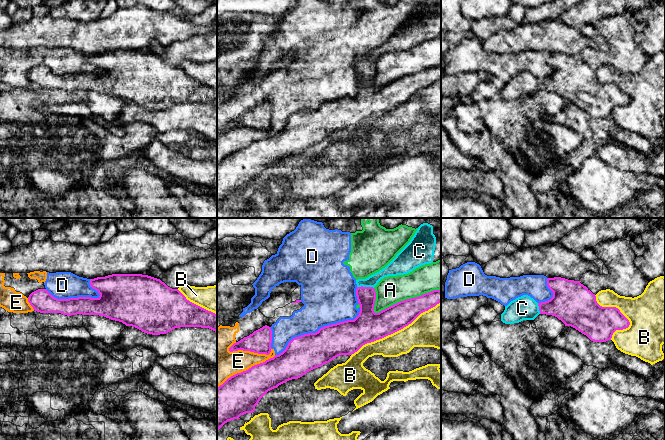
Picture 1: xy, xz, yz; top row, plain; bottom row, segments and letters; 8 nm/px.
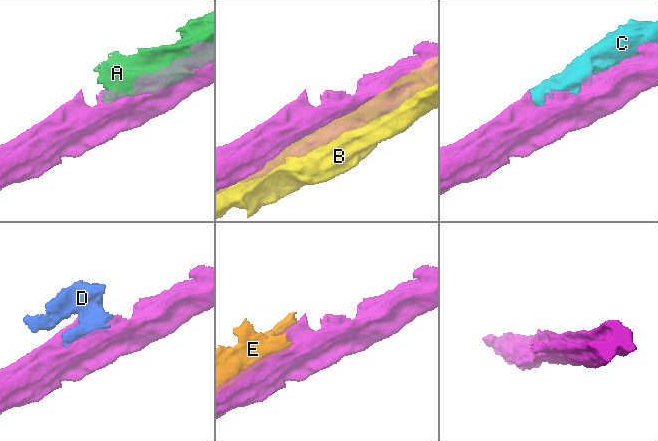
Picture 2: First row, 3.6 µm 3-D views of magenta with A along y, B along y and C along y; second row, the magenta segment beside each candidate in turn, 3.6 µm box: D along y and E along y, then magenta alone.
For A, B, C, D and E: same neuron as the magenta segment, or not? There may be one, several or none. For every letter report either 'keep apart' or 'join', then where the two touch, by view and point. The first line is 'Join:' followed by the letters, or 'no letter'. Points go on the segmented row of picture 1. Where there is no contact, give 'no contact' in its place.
Join: C
A: keep apart | xz (406, 299)
B: keep apart | xz (395, 331)
C: join | xz (365, 287)
D: keep apart | xz (320, 328)
E: keep apart | xz (246, 370)

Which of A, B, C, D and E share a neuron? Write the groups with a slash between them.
A D E / B / C

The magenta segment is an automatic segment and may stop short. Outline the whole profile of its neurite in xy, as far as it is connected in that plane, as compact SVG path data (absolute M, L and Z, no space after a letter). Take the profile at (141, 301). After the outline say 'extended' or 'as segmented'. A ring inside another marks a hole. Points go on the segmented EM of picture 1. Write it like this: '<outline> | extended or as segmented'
M112 274L91 279L89 284L100 294L98 298L57 299L46 289L38 289L29 295L28 302L40 313L99 315L152 335L180 327L209 328L217 332L217 314L190 302L178 289L168 287L160 279L142 274Z | as segmented

